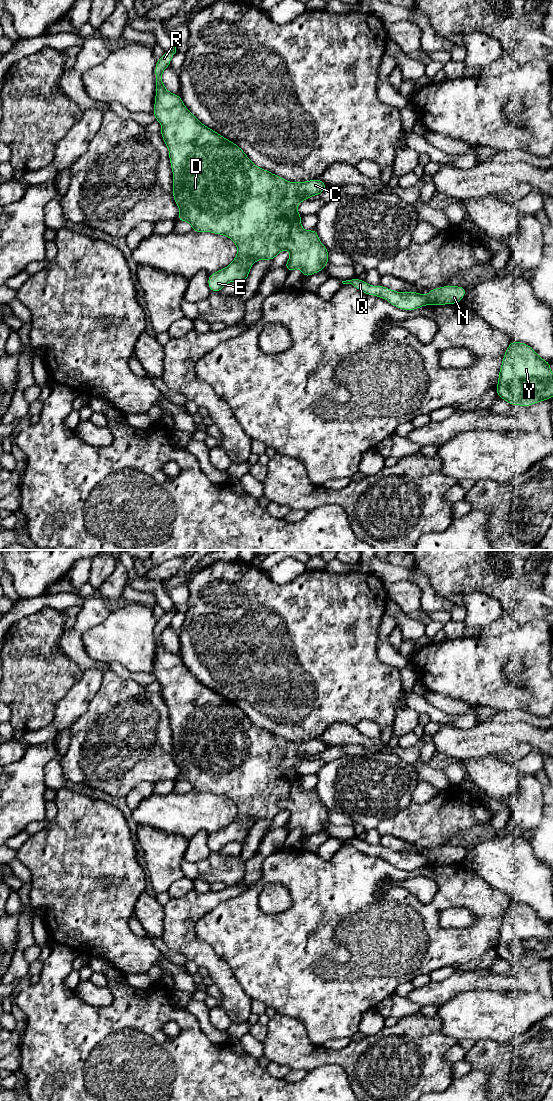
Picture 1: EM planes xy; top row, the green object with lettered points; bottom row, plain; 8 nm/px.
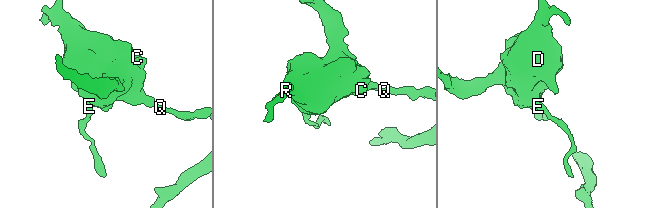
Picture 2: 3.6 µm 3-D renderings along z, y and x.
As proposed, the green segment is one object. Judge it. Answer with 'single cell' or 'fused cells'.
fused cells

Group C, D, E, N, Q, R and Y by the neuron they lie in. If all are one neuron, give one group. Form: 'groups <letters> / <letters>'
groups C D E Q R / N Y

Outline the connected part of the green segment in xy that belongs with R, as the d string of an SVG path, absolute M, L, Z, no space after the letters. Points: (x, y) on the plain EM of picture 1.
M176 605L164 613L155 626L156 655L154 662L154 677L161 686L161 696L169 710L169 720L173 732L173 758L180 769L179 781L186 781L194 792L211 792L224 795L237 806L237 816L225 828L211 833L208 846L211 852L219 851L228 843L236 841L244 844L251 826L258 820L273 820L282 810L288 810L290 817L285 827L287 831L300 829L304 837L323 831L329 823L328 809L321 803L316 790L306 791L301 785L302 776L297 766L310 756L318 756L327 746L320 739L304 742L289 742L268 730L256 726L235 703L224 698L216 691L201 683L184 665L179 655L169 652L162 643L162 633L170 626L176 613Z

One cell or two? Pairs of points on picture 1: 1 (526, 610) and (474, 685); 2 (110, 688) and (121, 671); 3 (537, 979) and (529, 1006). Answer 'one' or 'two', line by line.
1: two
2: two
3: two

